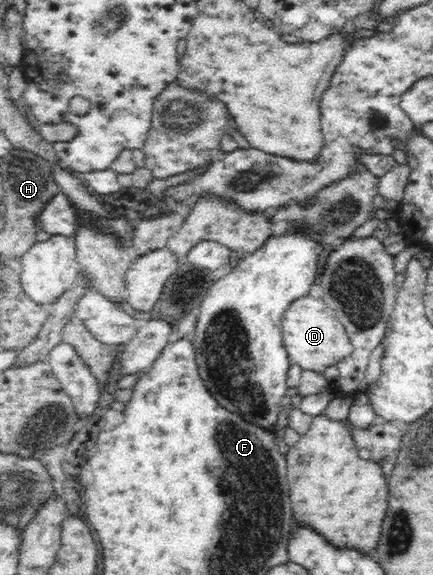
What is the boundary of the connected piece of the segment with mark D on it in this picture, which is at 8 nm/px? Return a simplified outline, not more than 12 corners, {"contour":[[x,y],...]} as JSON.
{"contour":[[309,294],[286,309],[290,363],[324,372],[354,351],[344,324]]}

